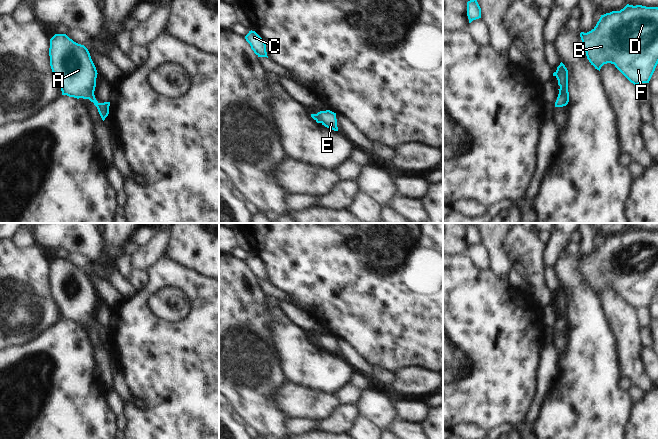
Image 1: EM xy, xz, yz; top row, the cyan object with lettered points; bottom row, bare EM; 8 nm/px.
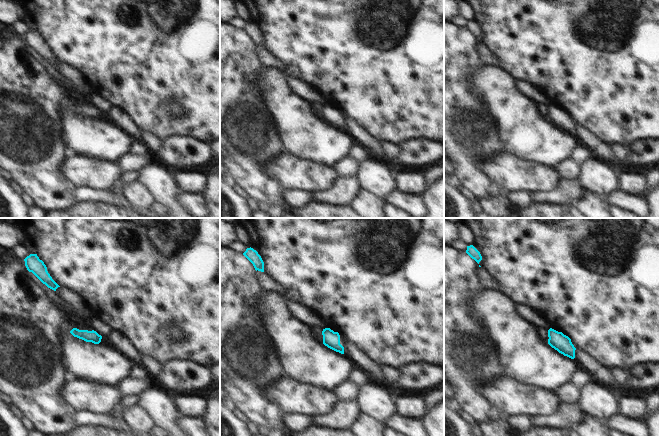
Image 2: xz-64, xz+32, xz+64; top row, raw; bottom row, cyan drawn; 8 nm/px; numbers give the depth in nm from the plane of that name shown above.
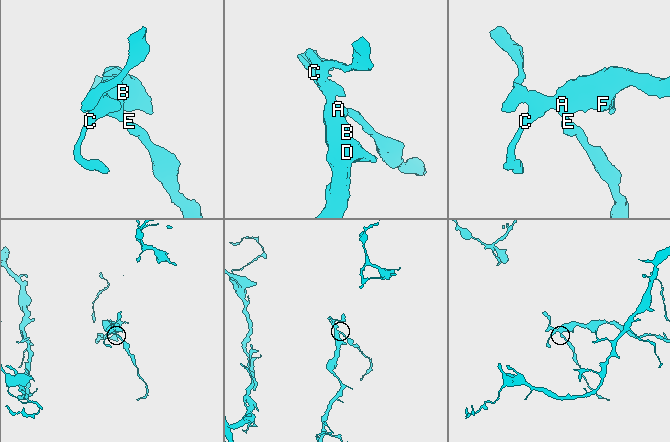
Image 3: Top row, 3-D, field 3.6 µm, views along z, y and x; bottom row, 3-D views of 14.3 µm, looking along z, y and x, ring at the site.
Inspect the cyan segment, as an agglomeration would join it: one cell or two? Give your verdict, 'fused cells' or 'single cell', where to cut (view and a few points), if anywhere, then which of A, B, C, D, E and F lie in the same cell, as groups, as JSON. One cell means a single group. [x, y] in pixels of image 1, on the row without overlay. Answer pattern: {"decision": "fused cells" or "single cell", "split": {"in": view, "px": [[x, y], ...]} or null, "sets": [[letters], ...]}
{"decision": "single cell", "split": null, "sets": [["A", "B", "C", "D", "E", "F"]]}

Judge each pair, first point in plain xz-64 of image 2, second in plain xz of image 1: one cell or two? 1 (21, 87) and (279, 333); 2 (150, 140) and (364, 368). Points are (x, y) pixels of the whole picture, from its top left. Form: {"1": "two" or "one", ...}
{"1": "two", "2": "two"}

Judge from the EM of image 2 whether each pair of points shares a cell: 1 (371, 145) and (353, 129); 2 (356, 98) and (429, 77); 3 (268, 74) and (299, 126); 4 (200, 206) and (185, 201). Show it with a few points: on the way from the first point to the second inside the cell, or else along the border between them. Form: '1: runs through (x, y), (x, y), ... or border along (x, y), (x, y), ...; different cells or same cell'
1: runs through (367, 141), (357, 133); same cell
2: runs through (374, 80), (411, 79); same cell
3: runs through (274, 87), (275, 93), (290, 113); same cell
4: runs through (196, 206), (189, 201); same cell

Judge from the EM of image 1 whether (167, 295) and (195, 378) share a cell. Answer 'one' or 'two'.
one

